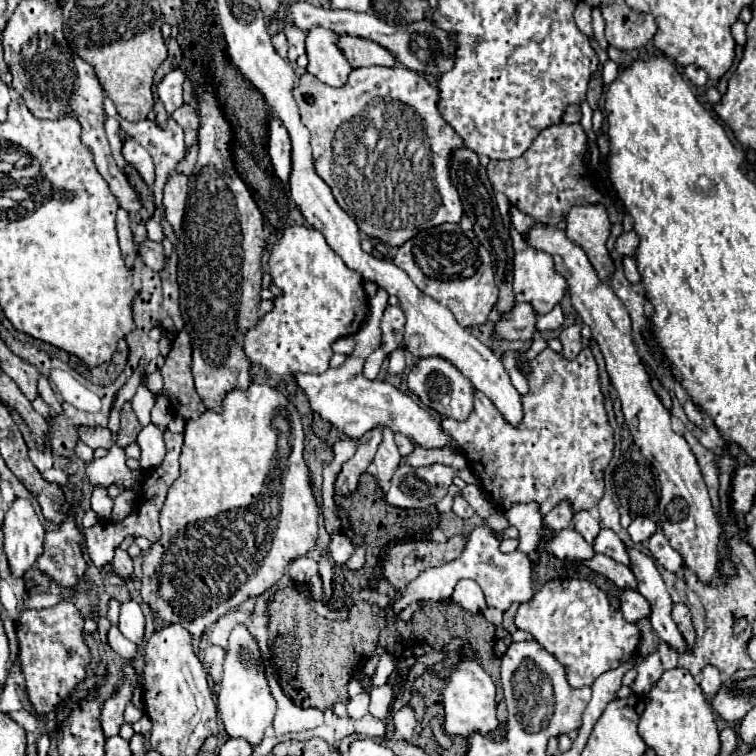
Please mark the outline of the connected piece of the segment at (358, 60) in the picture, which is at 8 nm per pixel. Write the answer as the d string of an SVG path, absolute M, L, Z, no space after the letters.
M343 34L337 44L339 44L341 52L345 52L345 56L353 68L365 68L365 66L393 68L395 66L395 56L373 40Z

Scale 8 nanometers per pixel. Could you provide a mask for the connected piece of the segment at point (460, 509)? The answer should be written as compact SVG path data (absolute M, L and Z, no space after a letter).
M457 496L455 502L453 502L453 512L459 516L459 518L471 518L475 514L475 510L471 508L471 504L463 498L463 496Z

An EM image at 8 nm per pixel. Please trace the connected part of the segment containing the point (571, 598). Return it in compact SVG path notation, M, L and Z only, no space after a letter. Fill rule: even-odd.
M551 580L529 602L523 602L515 616L515 626L529 632L567 672L571 688L591 686L603 672L615 670L637 652L639 628L613 610L605 592L587 580Z

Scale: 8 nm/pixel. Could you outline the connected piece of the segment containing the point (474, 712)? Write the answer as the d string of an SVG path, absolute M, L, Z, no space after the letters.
M461 654L459 662L453 664L451 674L447 676L447 686L443 690L443 706L445 706L445 732L449 736L471 736L471 734L489 734L499 728L499 720L495 716L497 702L495 702L495 684L491 676L481 668L481 664Z

